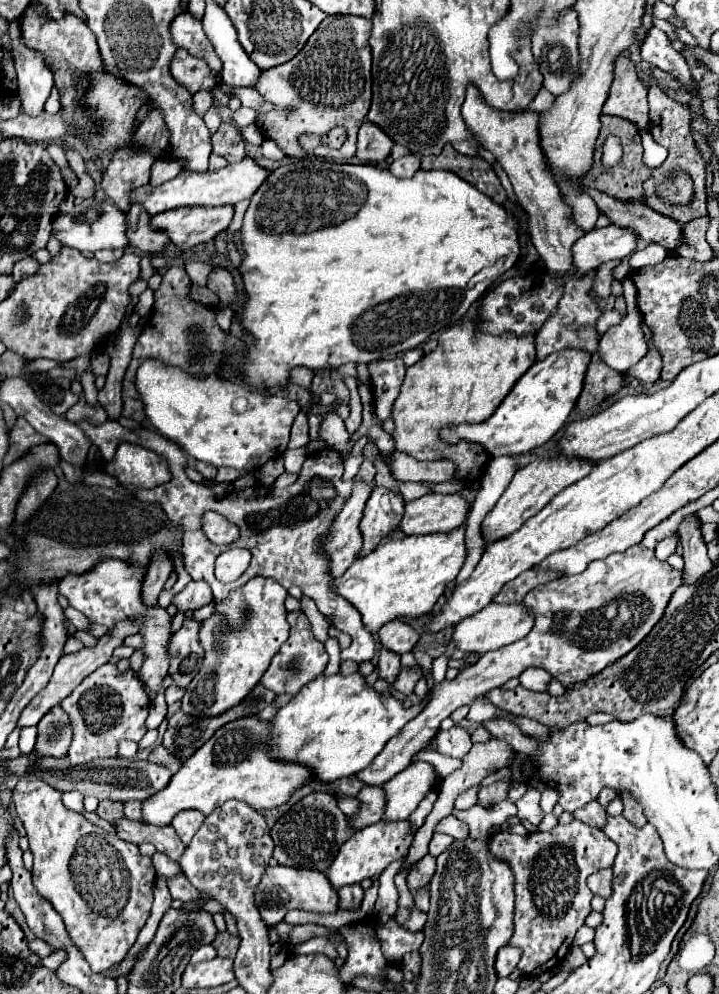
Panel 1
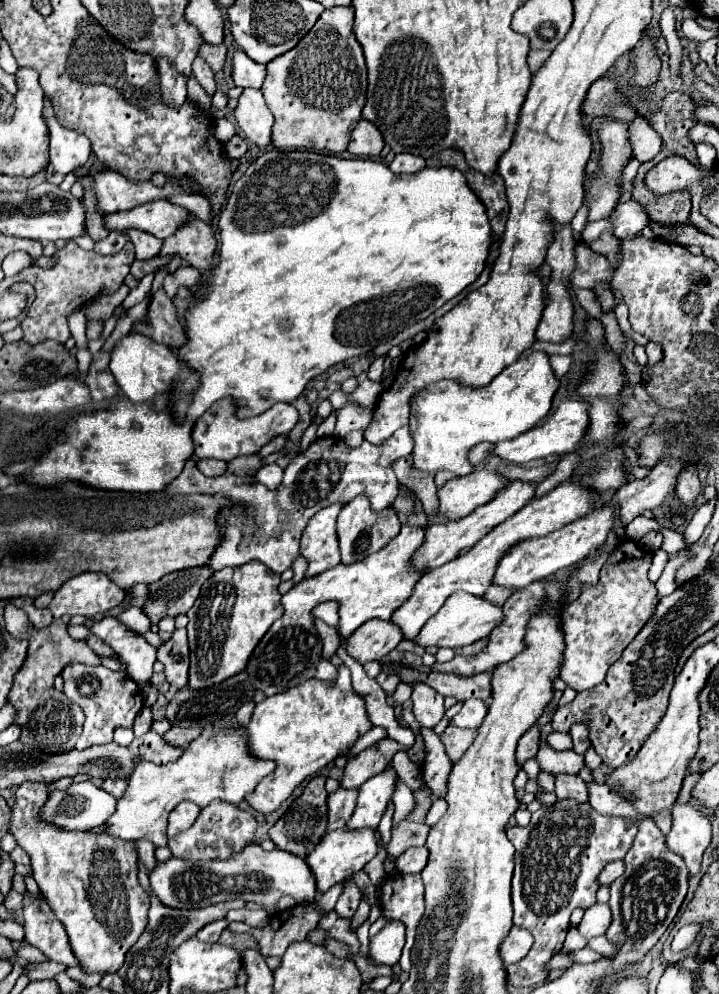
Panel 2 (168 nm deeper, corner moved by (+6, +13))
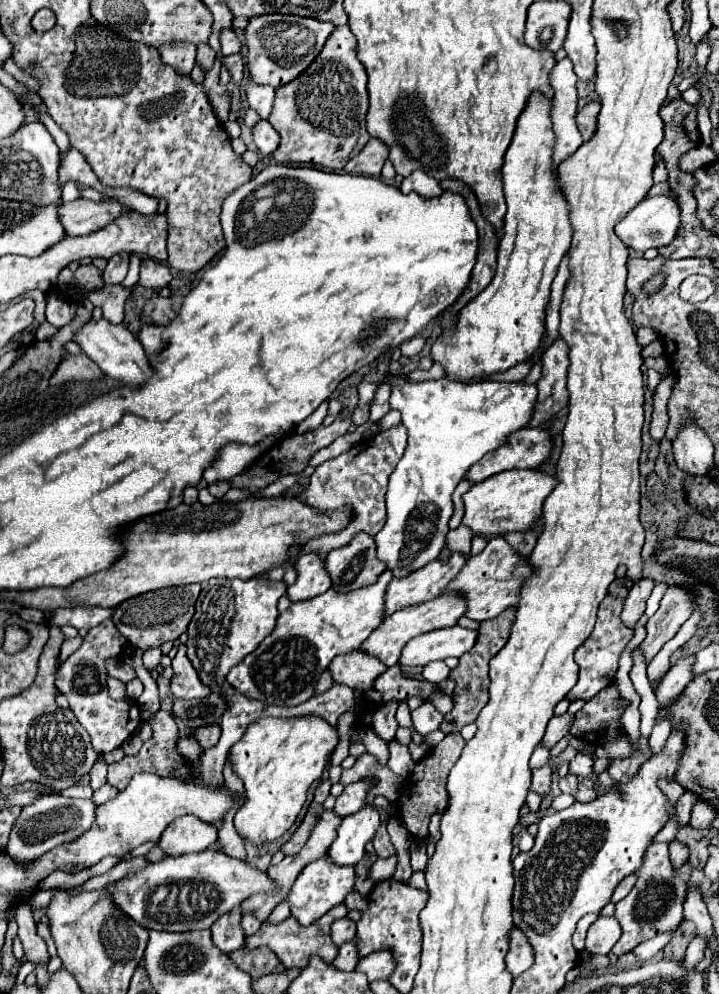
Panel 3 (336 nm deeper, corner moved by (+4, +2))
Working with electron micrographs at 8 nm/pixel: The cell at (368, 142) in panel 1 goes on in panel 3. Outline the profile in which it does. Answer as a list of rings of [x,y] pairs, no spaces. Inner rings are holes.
[[[370,139],[366,143],[366,147],[346,163],[344,169],[346,169],[346,173],[362,173],[362,175],[374,173],[374,177],[378,177],[386,157],[388,157],[386,143],[382,143],[378,139]]]

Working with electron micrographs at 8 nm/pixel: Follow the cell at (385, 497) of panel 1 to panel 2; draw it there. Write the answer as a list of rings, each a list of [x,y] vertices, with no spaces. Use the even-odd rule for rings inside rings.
[[[358,496],[358,500],[352,500],[352,504],[344,506],[344,510],[338,514],[338,522],[336,522],[336,534],[338,534],[338,542],[340,542],[342,564],[360,562],[360,560],[368,558],[370,554],[378,552],[394,536],[398,536],[400,528],[402,528],[402,524],[390,508],[386,508],[384,512],[372,512],[368,508],[368,500],[364,500],[364,496]]]

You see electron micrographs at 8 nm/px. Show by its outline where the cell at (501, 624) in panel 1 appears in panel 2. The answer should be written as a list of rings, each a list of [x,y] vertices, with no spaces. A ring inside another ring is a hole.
[[[456,592],[452,594],[444,608],[440,608],[438,614],[434,614],[420,630],[420,634],[414,638],[414,644],[428,648],[428,646],[446,646],[446,648],[460,648],[466,644],[472,644],[484,636],[490,636],[492,628],[496,628],[496,624],[500,624],[502,620],[502,608],[494,606],[492,602],[484,600],[484,598],[476,598],[476,596],[468,596],[466,592]]]

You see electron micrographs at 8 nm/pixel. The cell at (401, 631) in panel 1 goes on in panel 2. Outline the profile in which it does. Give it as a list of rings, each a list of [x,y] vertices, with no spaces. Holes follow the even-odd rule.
[[[372,620],[362,624],[346,640],[346,652],[366,664],[370,660],[384,660],[400,642],[400,628],[392,628],[388,620]]]

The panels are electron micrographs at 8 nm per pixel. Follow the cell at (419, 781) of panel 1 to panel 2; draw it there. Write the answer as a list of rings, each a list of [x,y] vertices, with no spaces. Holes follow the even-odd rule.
[[[394,770],[380,772],[372,776],[372,780],[366,780],[364,786],[358,790],[358,800],[356,800],[356,810],[346,824],[346,830],[362,830],[362,828],[376,828],[380,824],[380,818],[392,798],[394,784],[398,776]]]

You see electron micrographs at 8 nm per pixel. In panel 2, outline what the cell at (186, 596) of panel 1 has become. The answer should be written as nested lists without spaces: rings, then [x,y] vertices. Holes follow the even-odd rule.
[[[200,566],[172,572],[158,582],[148,584],[150,598],[142,606],[142,612],[150,618],[152,624],[158,624],[166,616],[176,618],[180,614],[186,614],[208,576],[212,576],[212,570],[208,566]]]

